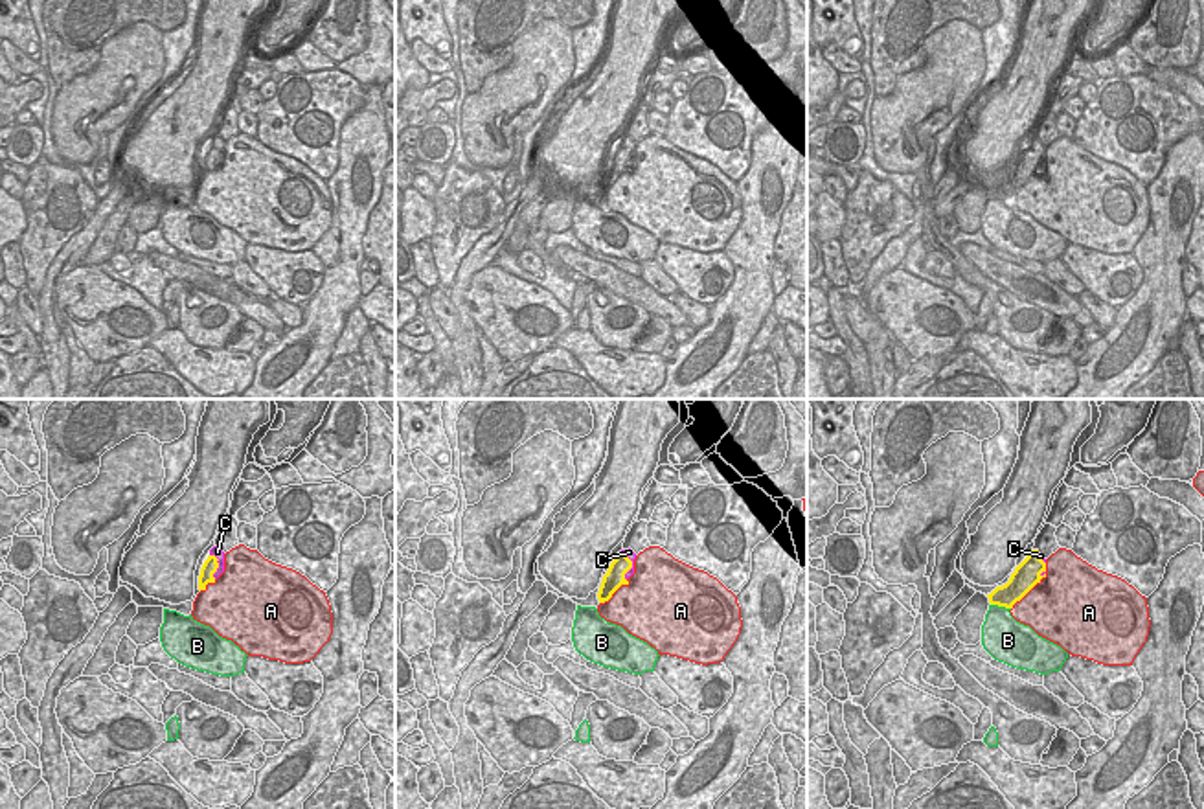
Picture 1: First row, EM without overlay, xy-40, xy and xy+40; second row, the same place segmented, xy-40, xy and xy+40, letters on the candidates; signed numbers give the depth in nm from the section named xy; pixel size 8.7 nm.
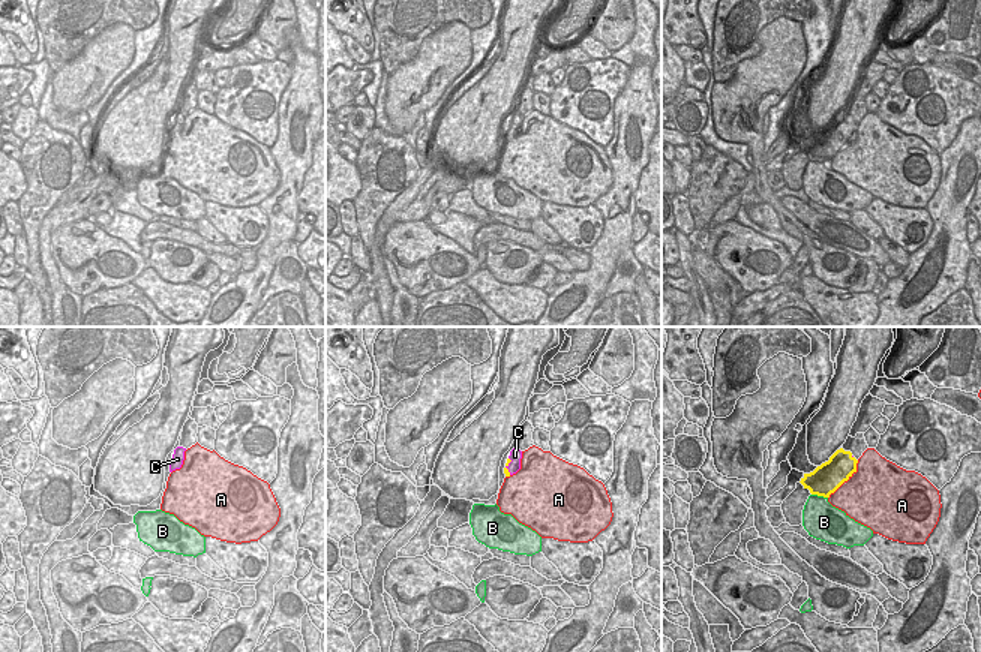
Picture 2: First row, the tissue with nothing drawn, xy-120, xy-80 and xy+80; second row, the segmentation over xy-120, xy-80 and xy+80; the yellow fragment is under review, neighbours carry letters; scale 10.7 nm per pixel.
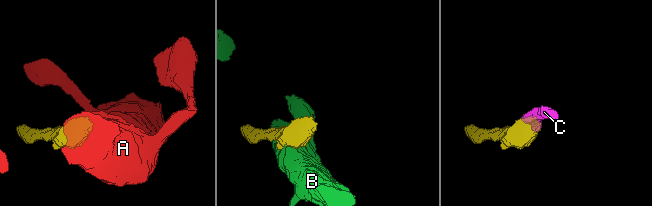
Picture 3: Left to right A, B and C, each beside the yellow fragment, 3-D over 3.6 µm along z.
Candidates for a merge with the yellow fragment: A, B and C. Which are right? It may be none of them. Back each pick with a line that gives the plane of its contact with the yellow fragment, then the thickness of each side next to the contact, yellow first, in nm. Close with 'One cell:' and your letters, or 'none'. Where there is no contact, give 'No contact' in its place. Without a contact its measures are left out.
C: Touches yellow in xy-40. Thickness 130 nm (yellow) against 90 nm
One cell: C

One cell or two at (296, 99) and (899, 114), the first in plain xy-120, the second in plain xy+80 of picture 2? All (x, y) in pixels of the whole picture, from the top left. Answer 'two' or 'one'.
two

